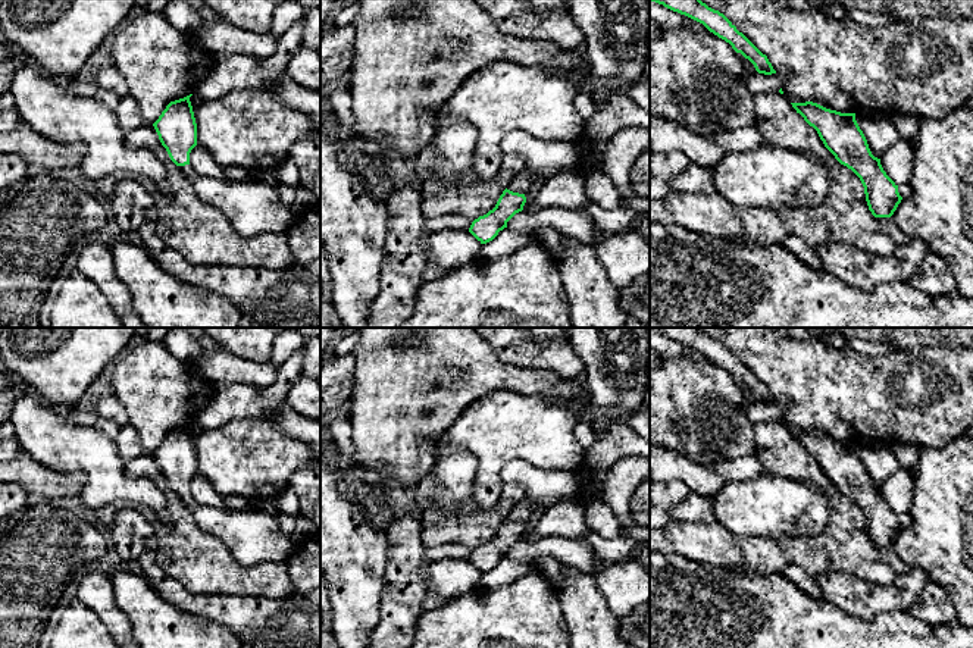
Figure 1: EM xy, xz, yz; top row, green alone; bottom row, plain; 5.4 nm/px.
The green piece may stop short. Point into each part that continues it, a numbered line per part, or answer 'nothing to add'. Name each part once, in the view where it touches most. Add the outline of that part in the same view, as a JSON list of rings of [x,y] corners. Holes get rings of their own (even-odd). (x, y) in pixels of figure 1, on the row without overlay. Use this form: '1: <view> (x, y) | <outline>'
1: xz (522, 512) | [[[522,500],[510,510],[510,513],[507,514],[507,519],[519,523],[526,523],[535,510],[536,507],[534,503],[528,500]]]

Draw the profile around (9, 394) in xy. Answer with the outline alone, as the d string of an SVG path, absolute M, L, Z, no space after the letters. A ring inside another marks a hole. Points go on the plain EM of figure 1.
M10 385L0 391L0 426L9 420L13 403L24 394L24 389Z

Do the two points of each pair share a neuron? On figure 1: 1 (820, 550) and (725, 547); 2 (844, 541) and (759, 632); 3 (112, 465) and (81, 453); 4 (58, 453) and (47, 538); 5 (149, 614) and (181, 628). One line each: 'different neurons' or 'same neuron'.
1: same neuron
2: different neurons
3: same neuron
4: different neurons
5: same neuron

